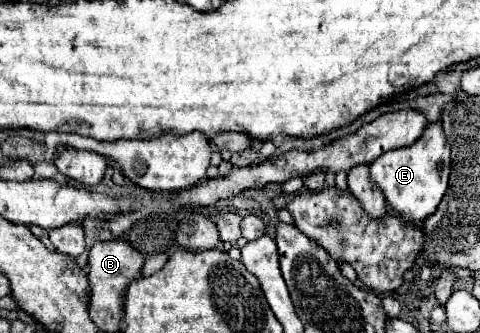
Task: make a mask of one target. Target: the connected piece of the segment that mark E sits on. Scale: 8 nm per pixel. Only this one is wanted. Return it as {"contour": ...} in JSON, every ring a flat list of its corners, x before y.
{"contour":[[429,123,423,137,419,137,413,145,387,151,369,165,371,181,375,181,375,185,383,191,387,205,409,223,421,223,437,211,449,185,449,171,449,143,441,123]]}

